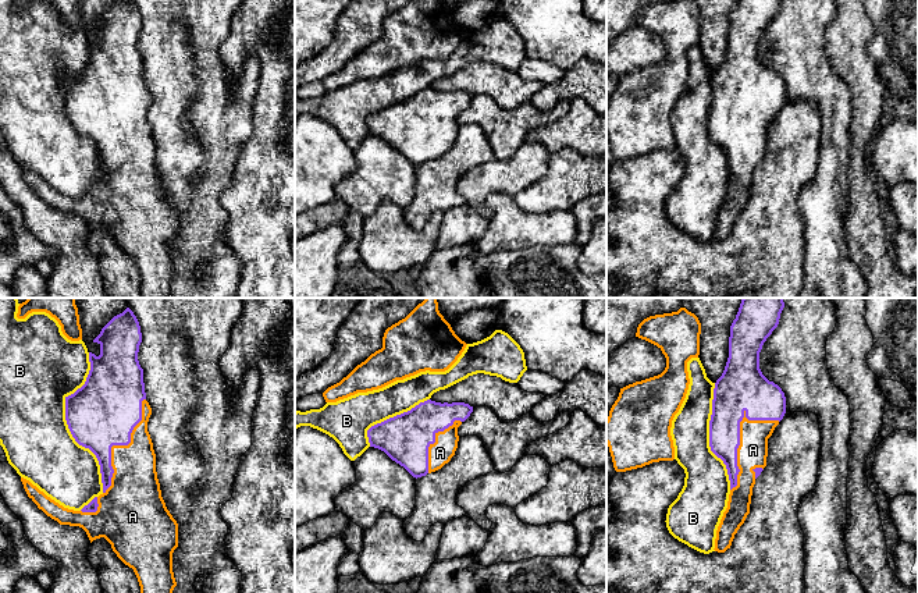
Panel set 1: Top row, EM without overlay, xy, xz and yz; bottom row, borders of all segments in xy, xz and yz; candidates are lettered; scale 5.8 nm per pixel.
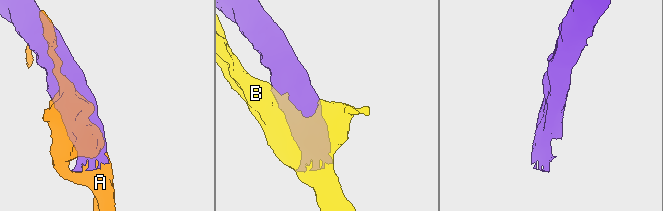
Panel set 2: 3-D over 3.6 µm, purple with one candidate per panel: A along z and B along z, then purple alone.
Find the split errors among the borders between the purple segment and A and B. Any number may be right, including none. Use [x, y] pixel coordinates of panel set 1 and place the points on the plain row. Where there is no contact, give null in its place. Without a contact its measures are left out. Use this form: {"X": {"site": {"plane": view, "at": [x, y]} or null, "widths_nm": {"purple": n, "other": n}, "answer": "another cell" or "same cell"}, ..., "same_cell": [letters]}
{"A": {"site": {"plane": "yz", "at": [739, 125]}, "widths_nm": {"purple": 220, "other": 170}, "answer": "same cell"}, "B": {"site": {"plane": "xy", "at": [67, 112]}, "widths_nm": {"purple": 400, "other": 400}, "answer": "another cell"}, "same_cell": ["A"]}

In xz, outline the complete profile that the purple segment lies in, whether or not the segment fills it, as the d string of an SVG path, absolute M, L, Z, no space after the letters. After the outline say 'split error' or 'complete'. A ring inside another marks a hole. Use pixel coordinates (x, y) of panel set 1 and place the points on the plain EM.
M427 88L367 118L370 135L384 139L413 166L441 157L458 136L458 116L473 95Z; split error

